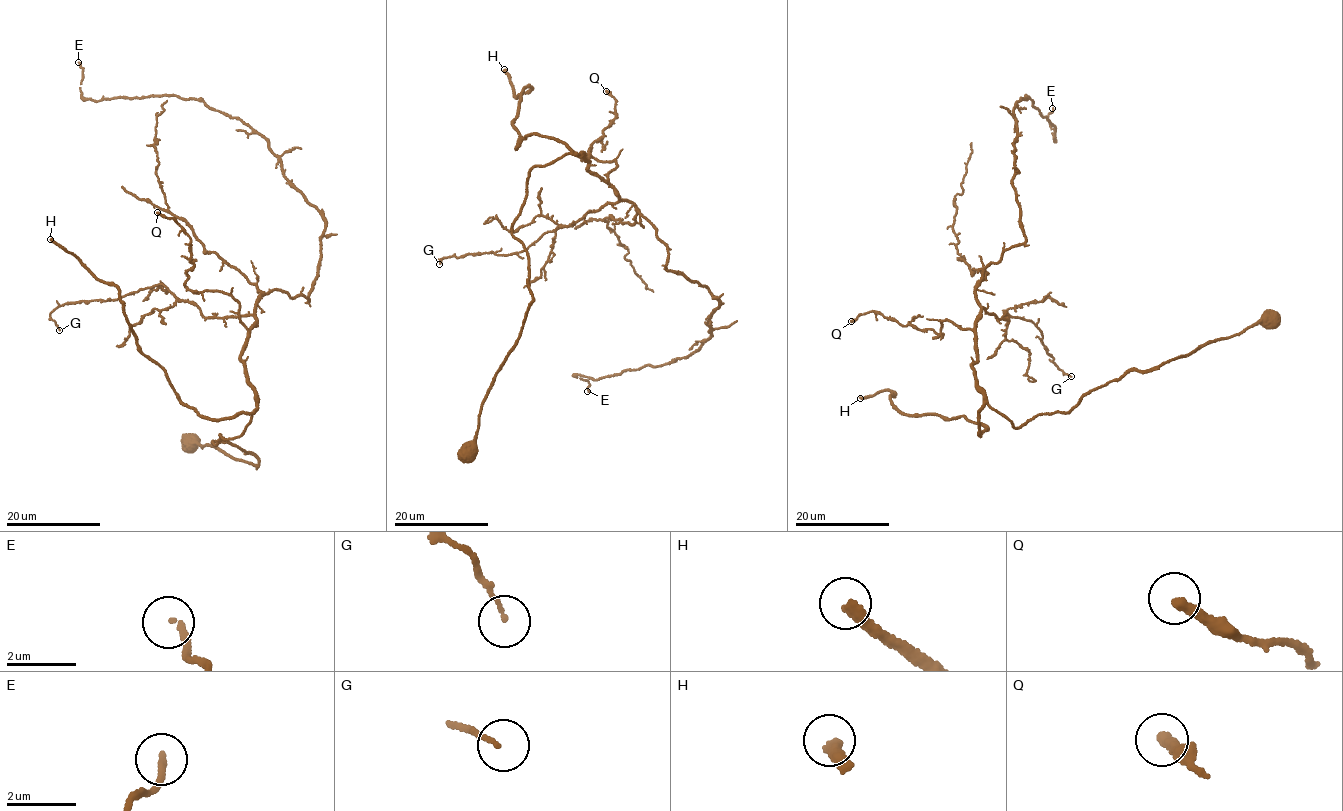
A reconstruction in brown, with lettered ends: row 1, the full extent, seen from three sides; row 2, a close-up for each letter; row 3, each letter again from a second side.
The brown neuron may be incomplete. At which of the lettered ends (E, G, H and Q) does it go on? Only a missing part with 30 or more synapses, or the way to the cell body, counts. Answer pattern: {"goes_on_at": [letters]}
{"goes_on_at": ["H"]}

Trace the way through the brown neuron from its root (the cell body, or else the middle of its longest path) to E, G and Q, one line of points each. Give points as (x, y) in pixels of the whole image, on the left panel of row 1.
E: (193, 444), (259, 463), (212, 442), (325, 217), (238, 119), (87, 99), (78, 62)
G: (193, 444), (259, 463), (212, 442), (255, 410), (255, 317), (208, 318), (158, 284), (59, 306), (59, 330)
Q: (193, 444), (259, 463), (212, 442), (255, 410), (247, 331), (229, 294), (185, 286), (190, 238), (157, 212)

